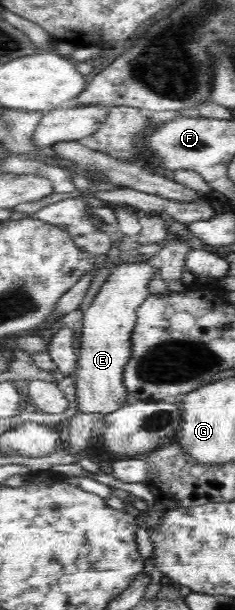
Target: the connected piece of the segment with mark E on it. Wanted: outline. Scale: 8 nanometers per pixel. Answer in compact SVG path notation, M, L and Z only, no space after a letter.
M149 262L113 267L93 303L84 311L79 366L74 381L80 413L100 413L105 416L126 404L129 394L123 373L127 361L131 359L131 339L139 317L137 308L147 301L150 295L149 281L157 271Z

